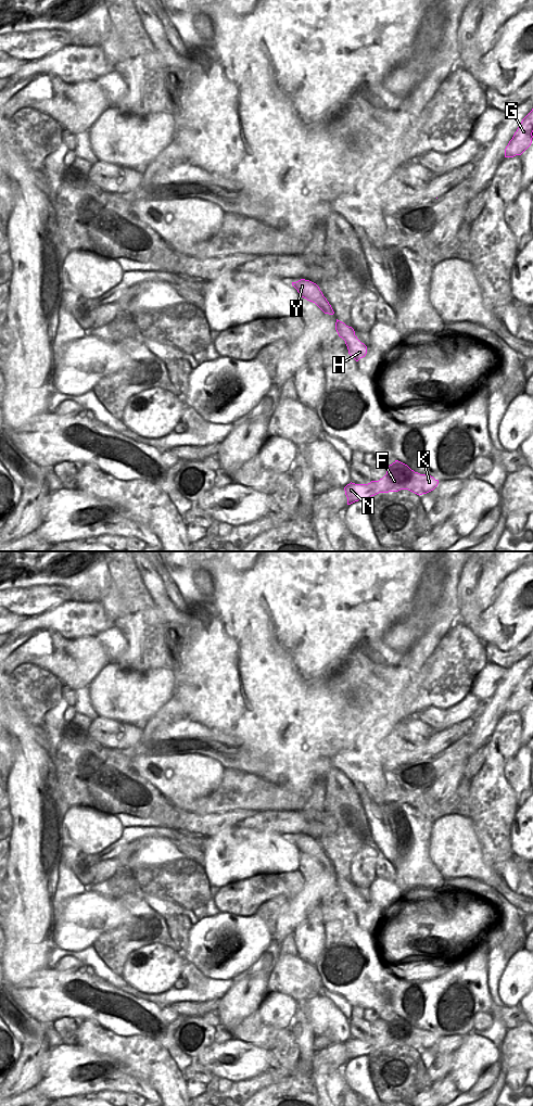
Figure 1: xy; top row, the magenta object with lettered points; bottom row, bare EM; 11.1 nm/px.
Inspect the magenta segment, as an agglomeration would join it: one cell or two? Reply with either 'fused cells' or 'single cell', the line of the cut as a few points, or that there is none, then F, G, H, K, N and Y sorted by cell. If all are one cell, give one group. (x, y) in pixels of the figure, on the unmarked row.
fused cells; cut in xy along (304, 852), (313, 855), (322, 865); F H K N Y / G

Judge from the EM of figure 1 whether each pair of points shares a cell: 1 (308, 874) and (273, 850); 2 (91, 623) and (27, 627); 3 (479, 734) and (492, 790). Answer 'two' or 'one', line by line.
1: two
2: one
3: two

